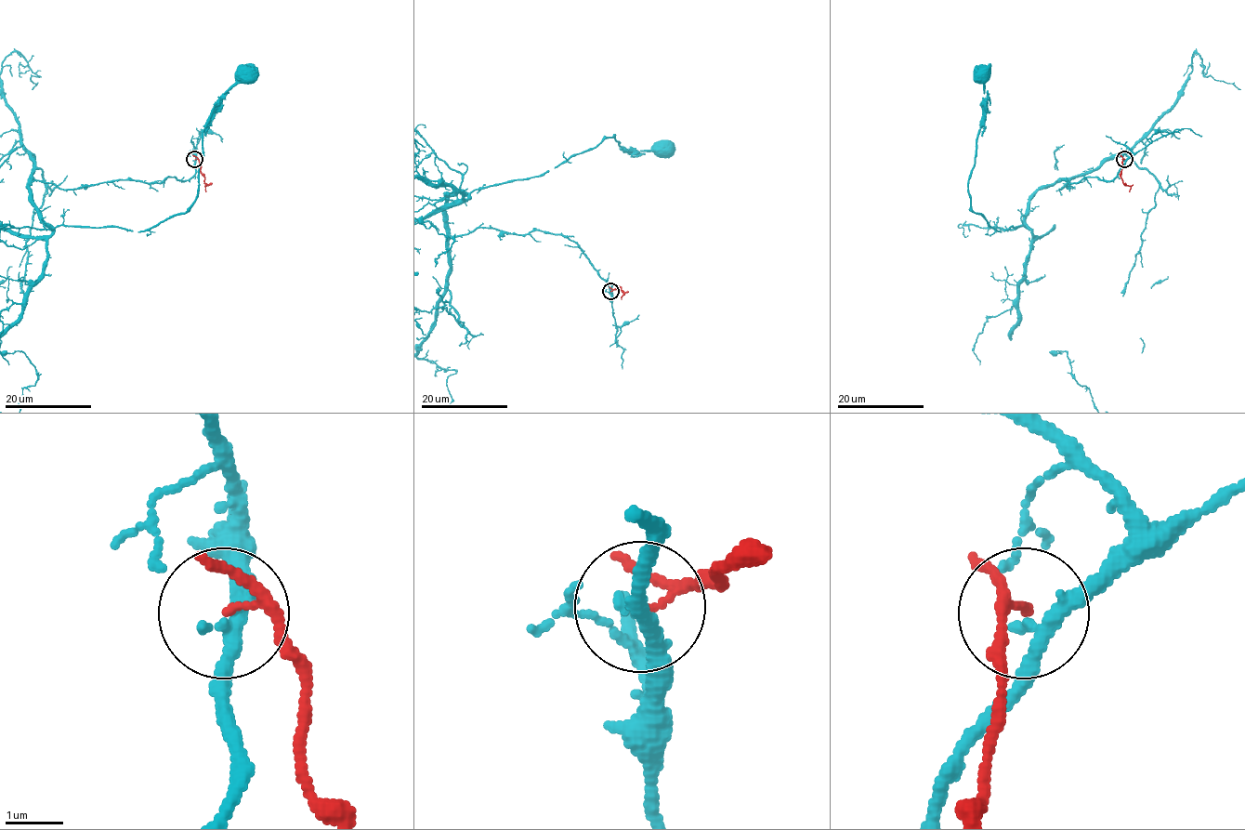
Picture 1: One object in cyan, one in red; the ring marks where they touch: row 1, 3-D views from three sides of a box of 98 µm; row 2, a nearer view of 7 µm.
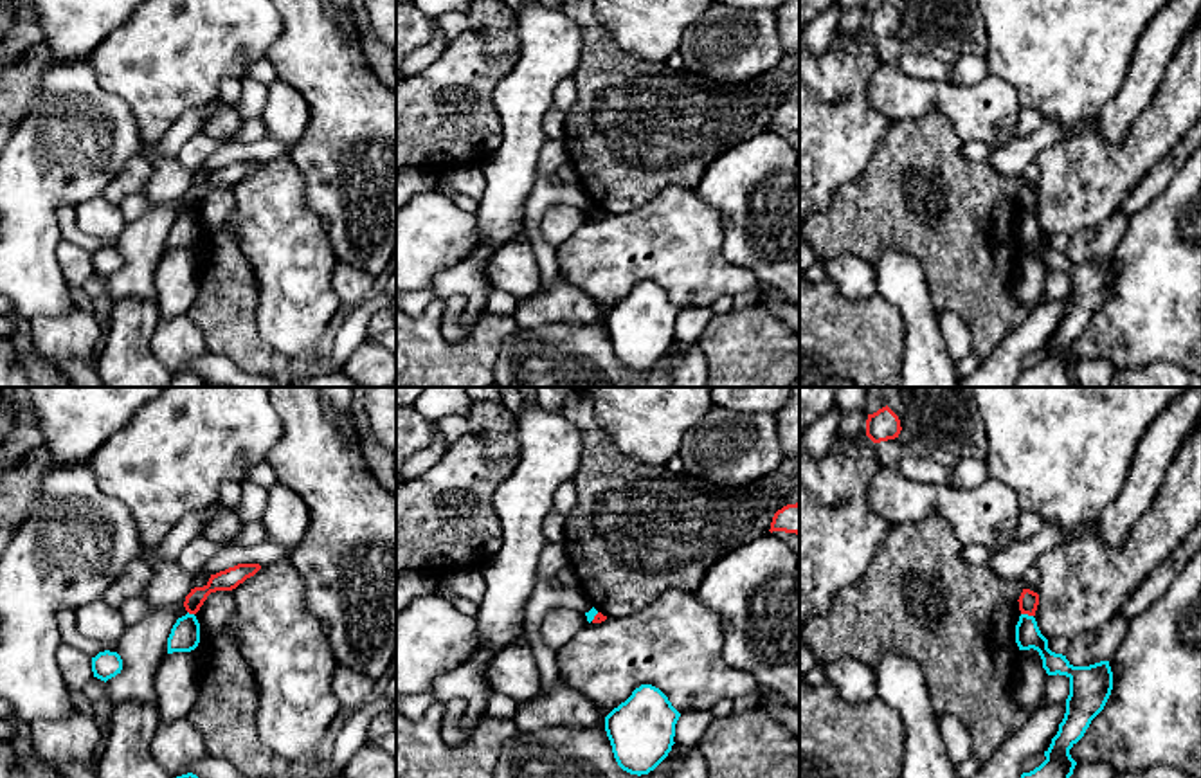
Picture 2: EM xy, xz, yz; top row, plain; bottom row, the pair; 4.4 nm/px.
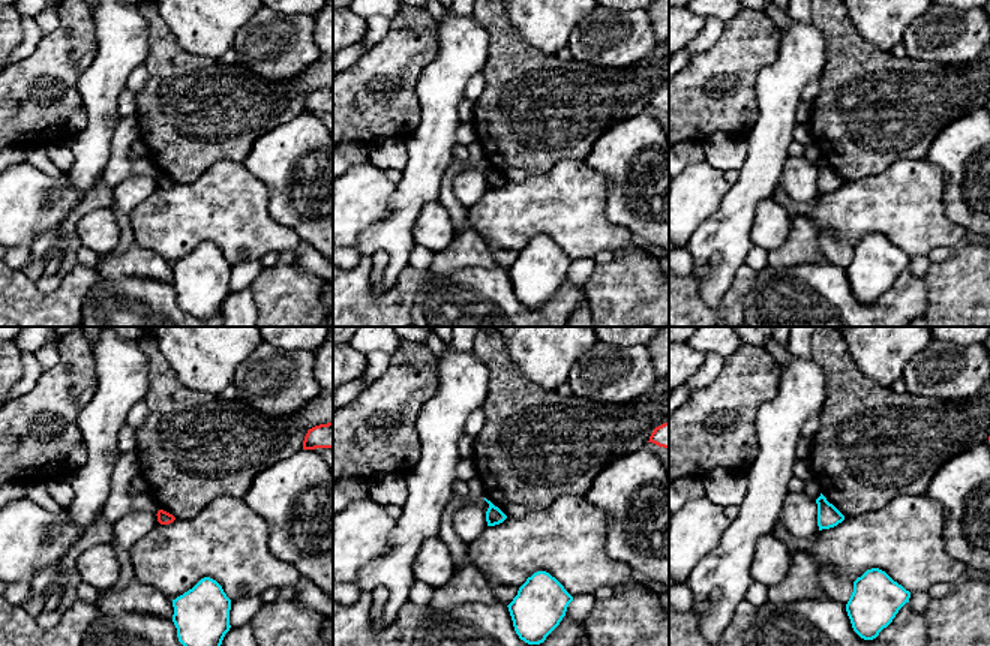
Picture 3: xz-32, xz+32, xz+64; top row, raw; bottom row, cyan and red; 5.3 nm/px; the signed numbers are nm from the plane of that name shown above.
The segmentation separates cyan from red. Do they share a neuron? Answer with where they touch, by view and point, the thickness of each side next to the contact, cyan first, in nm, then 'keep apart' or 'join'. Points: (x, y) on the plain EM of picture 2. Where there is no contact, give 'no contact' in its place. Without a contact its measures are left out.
contact yz (1027, 211); calibres 110 and 90 nm; keep apart

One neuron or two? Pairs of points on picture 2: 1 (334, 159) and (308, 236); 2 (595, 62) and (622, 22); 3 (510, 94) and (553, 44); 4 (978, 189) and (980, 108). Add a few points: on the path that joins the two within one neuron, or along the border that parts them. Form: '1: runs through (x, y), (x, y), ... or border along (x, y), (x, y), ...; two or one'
1: border along (301, 173), (303, 202), (319, 218), (334, 251); two
2: border along (598, 18), (623, 49), (647, 60); two
3: runs through (523, 81), (548, 56); one
4: border along (937, 108), (964, 141); two

